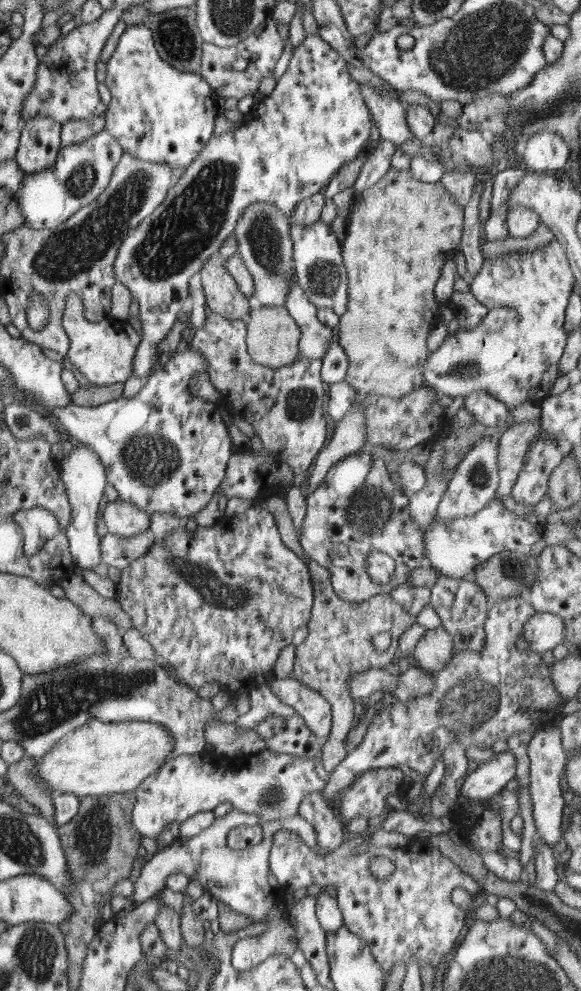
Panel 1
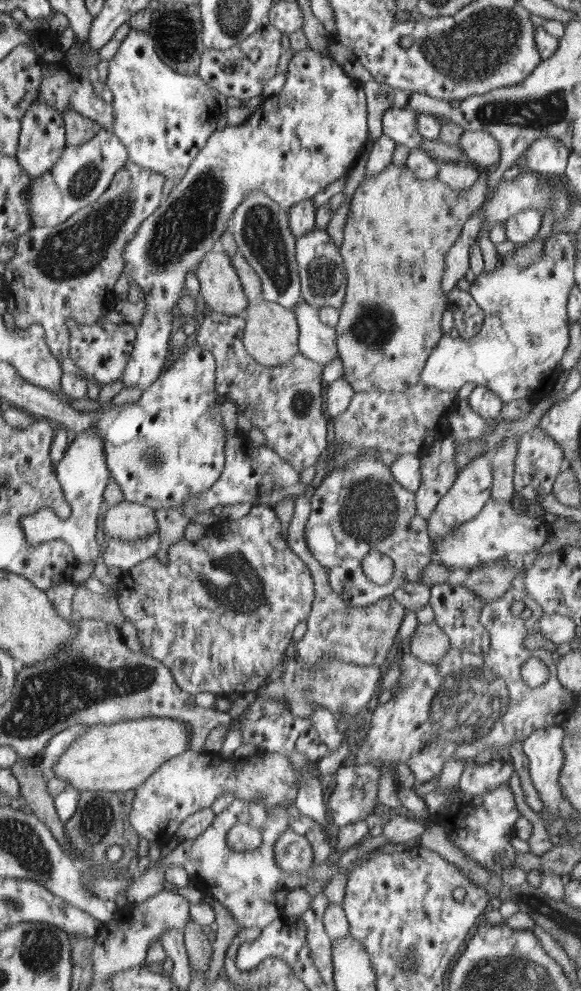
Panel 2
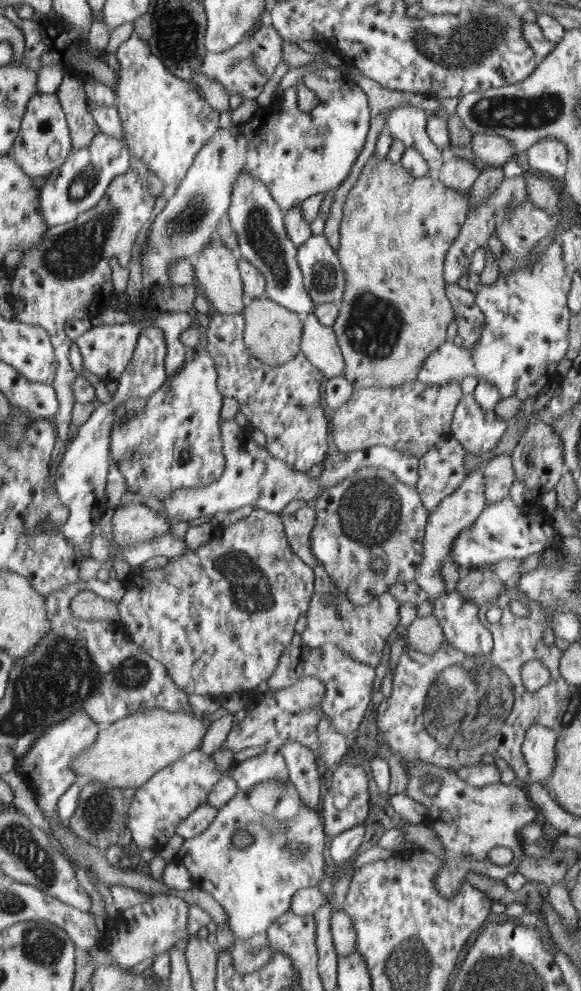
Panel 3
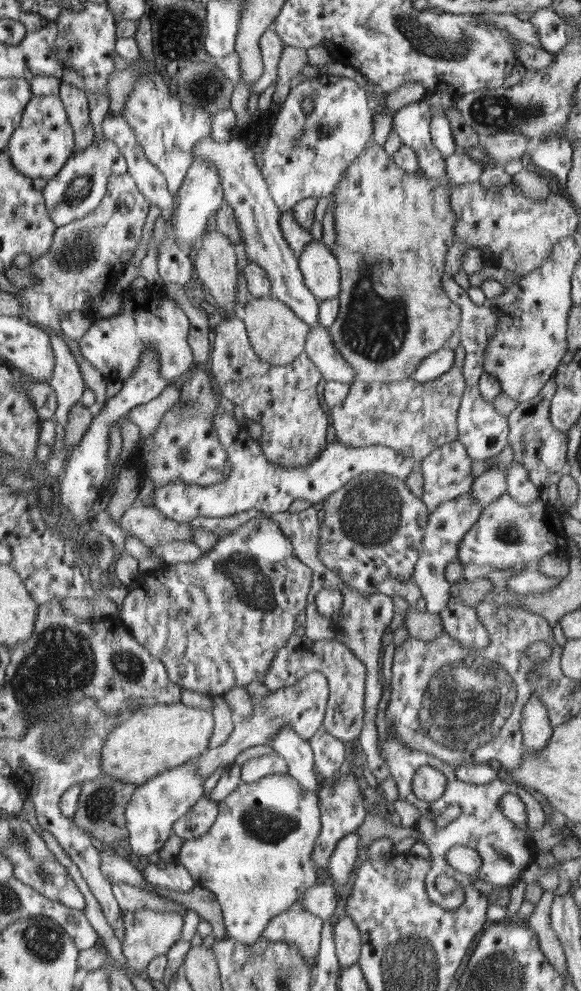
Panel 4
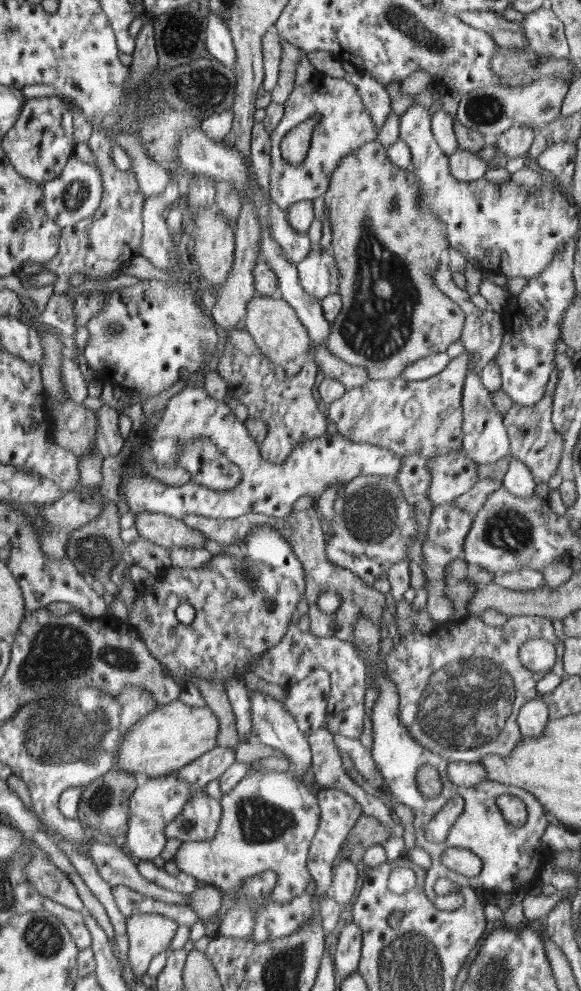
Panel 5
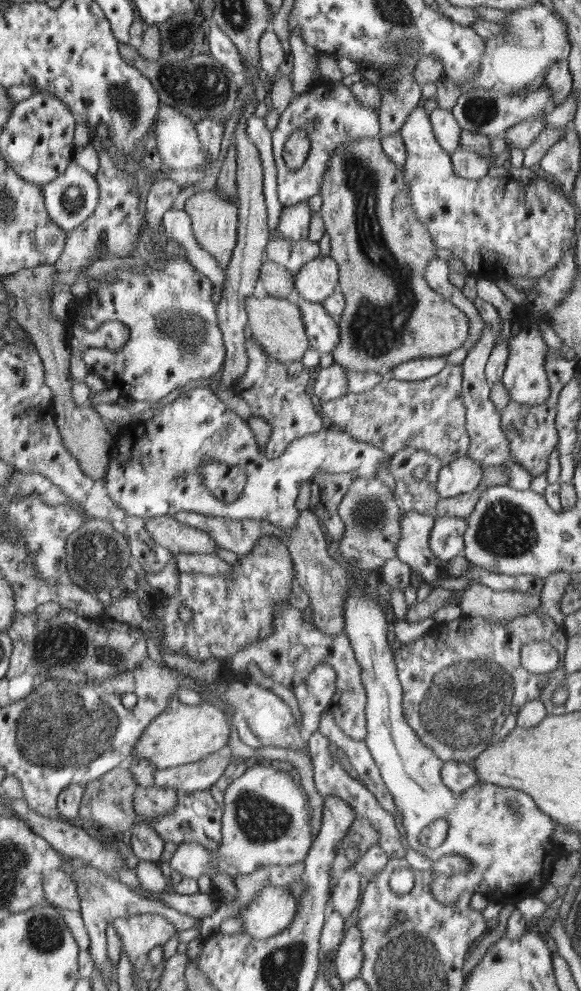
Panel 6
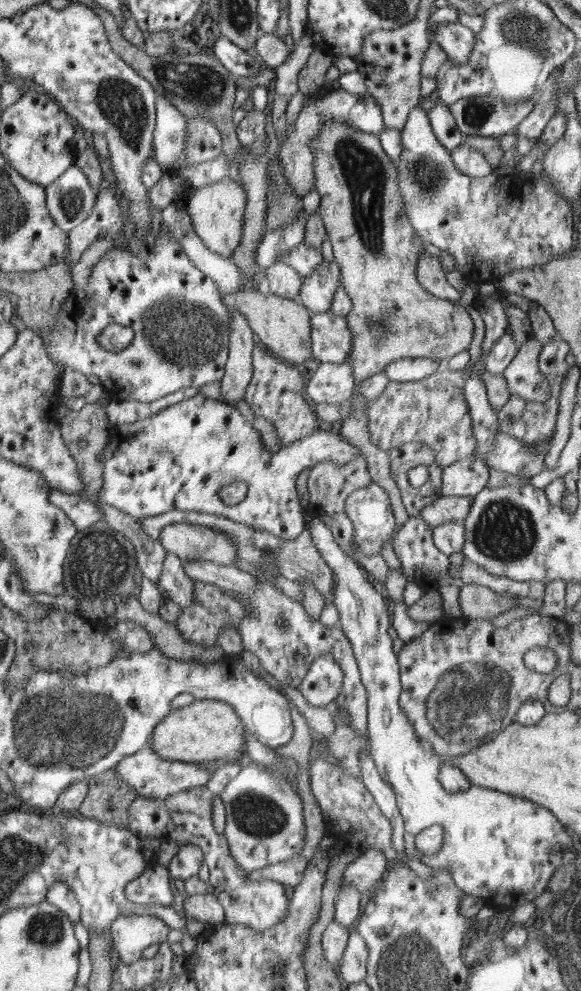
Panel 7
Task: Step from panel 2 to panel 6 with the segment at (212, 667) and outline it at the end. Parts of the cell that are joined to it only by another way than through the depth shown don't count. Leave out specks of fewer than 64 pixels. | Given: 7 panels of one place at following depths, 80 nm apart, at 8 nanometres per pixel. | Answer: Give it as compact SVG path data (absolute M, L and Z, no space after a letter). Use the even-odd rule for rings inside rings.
M260 537L250 555L238 557L238 561L230 566L234 573L226 578L180 572L176 595L165 600L162 607L152 607L152 612L163 624L163 636L157 643L160 652L176 652L196 662L218 658L224 663L222 669L226 669L238 650L265 639L272 632L273 606L278 601L290 603L287 597L295 583L288 547L278 537ZM179 606L188 606L192 611L189 622L178 618Z

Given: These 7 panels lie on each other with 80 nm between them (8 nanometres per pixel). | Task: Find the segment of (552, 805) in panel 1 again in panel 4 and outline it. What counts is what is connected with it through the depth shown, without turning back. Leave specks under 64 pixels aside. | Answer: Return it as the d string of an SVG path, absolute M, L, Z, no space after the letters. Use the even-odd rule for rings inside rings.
M530 697L521 714L521 732L526 751L536 754L548 742L553 731L548 715L548 709L540 698Z

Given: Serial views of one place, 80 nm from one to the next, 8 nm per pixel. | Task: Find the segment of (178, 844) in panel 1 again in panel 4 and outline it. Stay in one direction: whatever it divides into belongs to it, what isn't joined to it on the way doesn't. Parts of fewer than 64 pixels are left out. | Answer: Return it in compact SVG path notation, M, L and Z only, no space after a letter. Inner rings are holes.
M278 773L254 782L240 782L218 805L219 813L212 828L200 838L184 841L176 862L188 870L196 885L215 894L221 904L227 936L248 946L262 935L265 924L273 916L288 910L294 901L316 885L318 872L312 851L321 829L319 797L315 792L303 790L293 776Z

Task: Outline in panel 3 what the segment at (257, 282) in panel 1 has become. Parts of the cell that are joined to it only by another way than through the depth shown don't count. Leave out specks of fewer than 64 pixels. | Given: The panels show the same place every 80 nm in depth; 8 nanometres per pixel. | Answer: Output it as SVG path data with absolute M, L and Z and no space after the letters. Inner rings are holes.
M248 172L240 174L232 189L228 214L232 229L238 238L237 255L244 257L264 275L266 281L264 298L285 306L295 312L301 320L312 315L316 305L305 289L297 259L297 248L288 238L284 226L285 212L272 198L268 188L252 174Z

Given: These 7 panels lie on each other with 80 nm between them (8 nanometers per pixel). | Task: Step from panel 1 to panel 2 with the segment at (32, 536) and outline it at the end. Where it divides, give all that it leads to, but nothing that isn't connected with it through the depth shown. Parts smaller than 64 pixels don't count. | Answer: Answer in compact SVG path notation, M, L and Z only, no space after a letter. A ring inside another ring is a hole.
M90 429L77 434L74 441L67 446L61 460L56 464L56 474L59 475L63 495L72 507L72 516L60 520L51 508L41 508L33 515L21 518L21 526L28 546L39 546L42 542L64 541L72 548L75 559L80 564L90 564L100 560L102 548L98 545L96 534L100 520L100 506L104 499L102 493L110 480L110 471L106 462L104 441L102 437Z

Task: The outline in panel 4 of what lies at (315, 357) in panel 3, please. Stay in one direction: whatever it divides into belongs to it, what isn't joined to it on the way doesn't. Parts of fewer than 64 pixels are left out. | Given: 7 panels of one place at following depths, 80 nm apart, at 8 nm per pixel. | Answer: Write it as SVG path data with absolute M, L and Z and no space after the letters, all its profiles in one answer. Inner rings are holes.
M322 326L309 327L305 353L327 381L354 382L355 370L344 360L333 345L328 329Z

